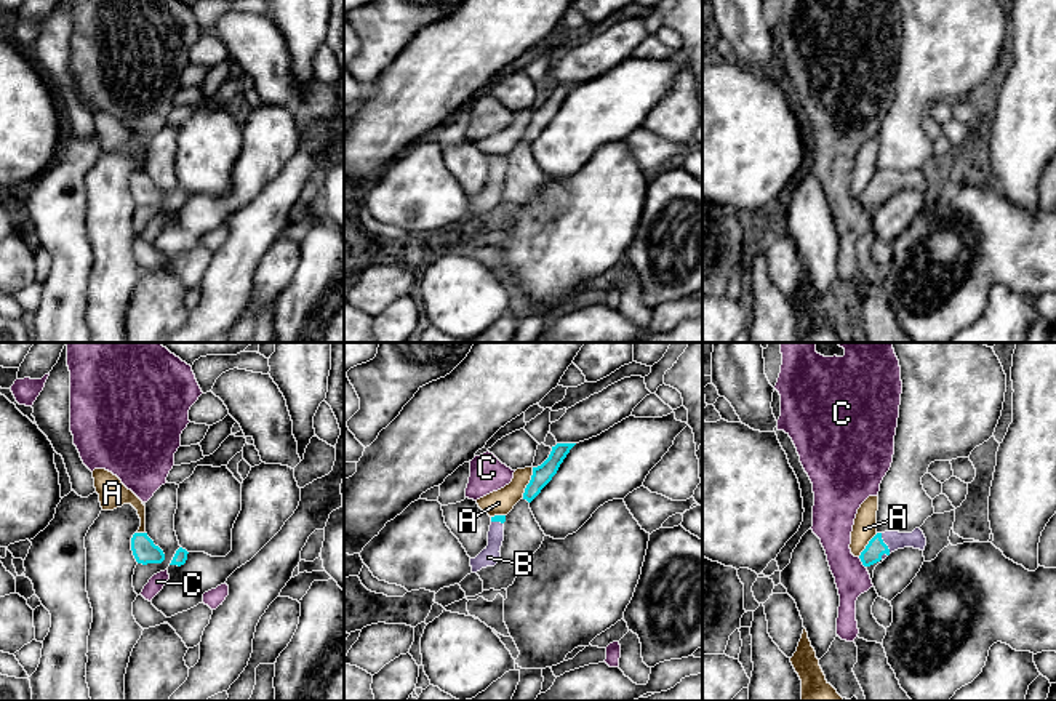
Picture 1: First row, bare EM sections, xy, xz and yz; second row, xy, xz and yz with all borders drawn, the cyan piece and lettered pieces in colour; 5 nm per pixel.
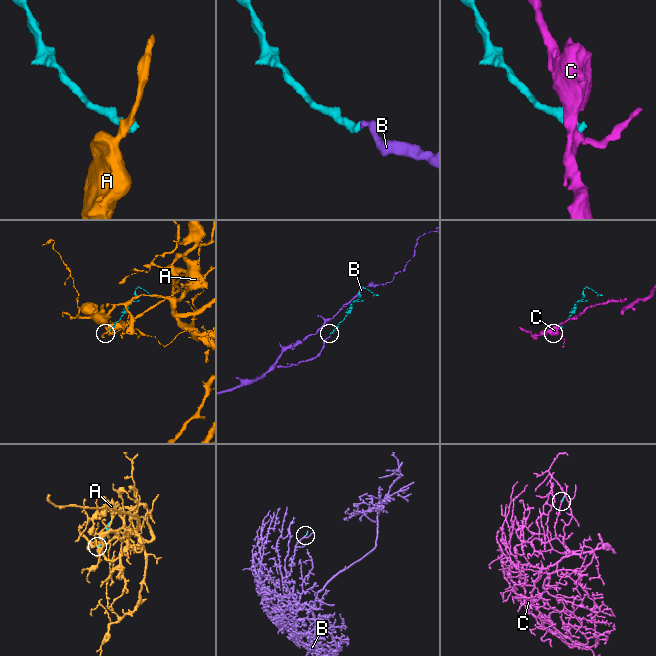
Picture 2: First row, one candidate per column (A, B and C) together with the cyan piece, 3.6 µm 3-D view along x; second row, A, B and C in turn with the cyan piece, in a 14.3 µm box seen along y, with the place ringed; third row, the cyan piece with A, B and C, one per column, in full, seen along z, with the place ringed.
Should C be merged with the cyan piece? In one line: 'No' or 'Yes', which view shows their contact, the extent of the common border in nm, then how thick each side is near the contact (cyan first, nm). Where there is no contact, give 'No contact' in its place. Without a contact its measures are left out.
No. Touches cyan in yz. Shared border 70 nm. Thickness 90 nm (cyan) against 200 nm

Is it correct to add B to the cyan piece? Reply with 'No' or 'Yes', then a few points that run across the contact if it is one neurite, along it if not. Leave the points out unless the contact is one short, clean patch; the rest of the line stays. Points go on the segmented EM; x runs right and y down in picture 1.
Yes. Line: yz (876, 548), (887, 548), (895, 540)

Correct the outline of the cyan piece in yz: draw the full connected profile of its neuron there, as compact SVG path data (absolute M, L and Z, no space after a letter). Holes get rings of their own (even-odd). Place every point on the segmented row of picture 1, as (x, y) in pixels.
M920 528L912 533L885 531L877 533L866 549L861 552L859 559L864 567L870 567L880 560L885 560L891 552L904 547L914 547L925 551L926 538Z

